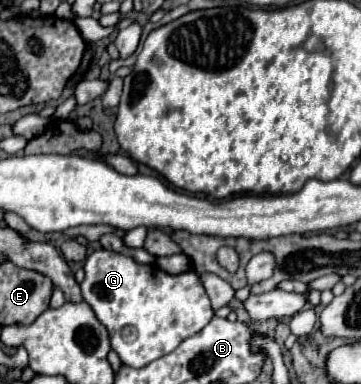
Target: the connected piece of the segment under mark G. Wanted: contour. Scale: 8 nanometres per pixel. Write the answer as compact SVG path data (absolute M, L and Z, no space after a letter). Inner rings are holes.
M100 248L86 258L84 272L86 272L86 278L80 284L82 296L92 306L96 318L108 328L112 350L120 356L122 364L126 366L140 368L140 366L146 366L146 362L152 362L154 354L172 352L184 338L202 330L214 316L210 298L200 282L200 276L194 270L186 270L174 276L160 270L156 264L138 264L128 254Z

